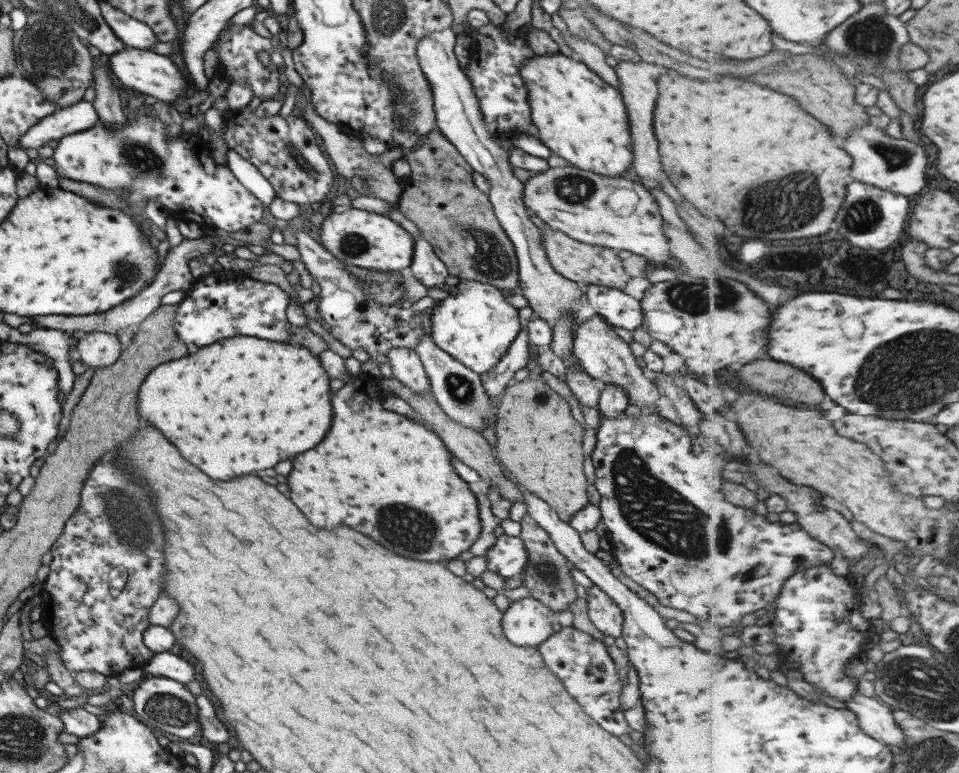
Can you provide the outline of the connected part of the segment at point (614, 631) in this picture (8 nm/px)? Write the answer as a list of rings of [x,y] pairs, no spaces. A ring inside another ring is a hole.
[[[598,586],[586,590],[588,616],[600,632],[606,636],[622,636],[624,616],[620,607]]]

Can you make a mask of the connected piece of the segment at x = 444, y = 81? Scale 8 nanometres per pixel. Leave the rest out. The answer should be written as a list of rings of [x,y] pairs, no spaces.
[[[451,29],[424,34],[416,46],[416,57],[421,72],[430,84],[433,97],[433,110],[436,114],[438,129],[464,157],[467,164],[490,182],[489,201],[492,202],[493,212],[500,226],[512,241],[518,261],[519,286],[529,302],[529,307],[538,314],[540,319],[548,320],[548,325],[554,328],[556,320],[568,317],[568,312],[577,312],[581,316],[570,329],[572,334],[580,327],[587,307],[582,303],[582,292],[576,282],[558,274],[548,256],[542,242],[541,230],[534,225],[532,218],[526,212],[523,201],[524,183],[512,173],[509,162],[509,151],[503,148],[490,136],[486,122],[482,120],[479,103],[473,94],[474,88],[470,80],[463,74],[462,68],[454,54],[456,34]]]

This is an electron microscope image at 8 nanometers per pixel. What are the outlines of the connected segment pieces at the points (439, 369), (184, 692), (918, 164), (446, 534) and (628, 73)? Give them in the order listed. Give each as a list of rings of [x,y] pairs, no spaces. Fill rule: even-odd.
[[[424,332],[424,336],[420,336],[420,340],[418,340],[414,350],[423,362],[426,374],[430,379],[431,392],[438,404],[440,404],[440,408],[454,422],[460,422],[462,426],[472,428],[472,430],[476,430],[479,433],[486,426],[494,424],[494,420],[496,420],[496,404],[484,390],[479,374],[464,366],[462,362],[458,362],[448,352],[438,348],[431,338],[430,332]]]
[[[149,676],[134,690],[130,706],[135,709],[136,718],[140,718],[140,722],[151,727],[154,732],[162,730],[171,740],[191,741],[200,735],[195,696],[185,683],[176,679]]]
[[[871,123],[856,128],[845,140],[846,148],[855,158],[854,180],[904,196],[916,196],[916,194],[922,196],[922,192],[928,190],[930,158],[922,146],[905,138],[893,138],[886,134],[886,130]]]
[[[362,378],[348,382],[336,392],[332,400],[334,418],[324,442],[294,458],[294,468],[288,474],[288,498],[310,524],[318,528],[348,526],[412,560],[441,562],[455,558],[464,550],[470,550],[480,538],[482,527],[476,496],[468,483],[456,474],[453,455],[435,431],[416,422],[408,424],[408,417],[385,409],[382,406],[385,397],[384,390],[380,390],[374,380],[362,382]]]
[[[620,61],[620,64],[616,66],[615,72],[620,83],[618,89],[622,94],[623,102],[628,113],[628,120],[630,120],[630,130],[632,130],[634,170],[646,188],[658,188],[658,186],[662,186],[665,172],[662,170],[662,164],[660,164],[658,140],[656,140],[654,128],[652,128],[652,112],[654,112],[654,104],[656,104],[656,98],[658,98],[656,80],[658,80],[660,74],[666,72],[666,68],[664,66],[656,66],[656,64],[644,63],[643,61],[637,64]]]

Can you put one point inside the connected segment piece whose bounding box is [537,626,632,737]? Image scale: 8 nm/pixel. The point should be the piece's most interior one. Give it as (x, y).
(582, 663)

